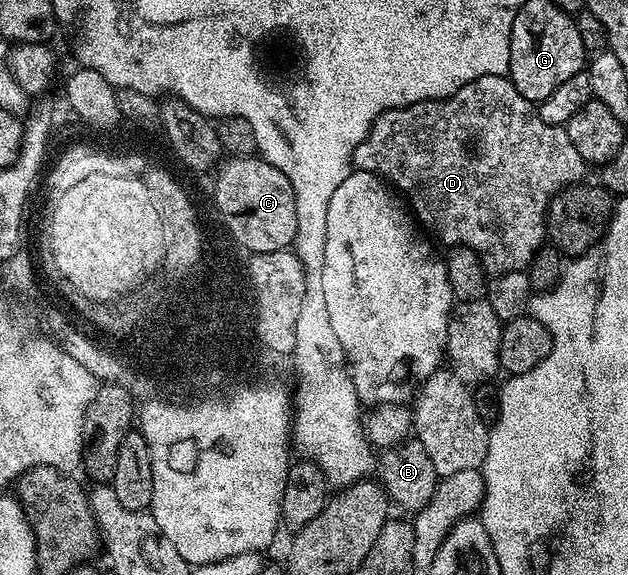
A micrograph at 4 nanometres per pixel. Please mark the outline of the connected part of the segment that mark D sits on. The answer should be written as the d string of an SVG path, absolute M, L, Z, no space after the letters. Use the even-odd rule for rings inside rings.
M509 75L476 78L476 82L456 90L456 94L447 96L444 100L425 100L424 102L409 104L403 108L393 108L387 112L381 112L374 119L374 124L370 127L370 133L366 135L364 142L360 142L360 146L356 146L352 164L357 171L375 173L381 176L387 184L397 189L408 201L417 223L435 241L443 240L446 246L470 248L478 253L487 273L494 276L529 269L534 256L548 240L546 217L550 200L562 189L577 185L583 179L581 176L588 171L586 161L580 158L576 146L572 146L572 138L568 138L565 127L561 124L548 124L540 119L535 101L524 98L524 94L520 94L520 90L516 90L516 86L510 80Z

